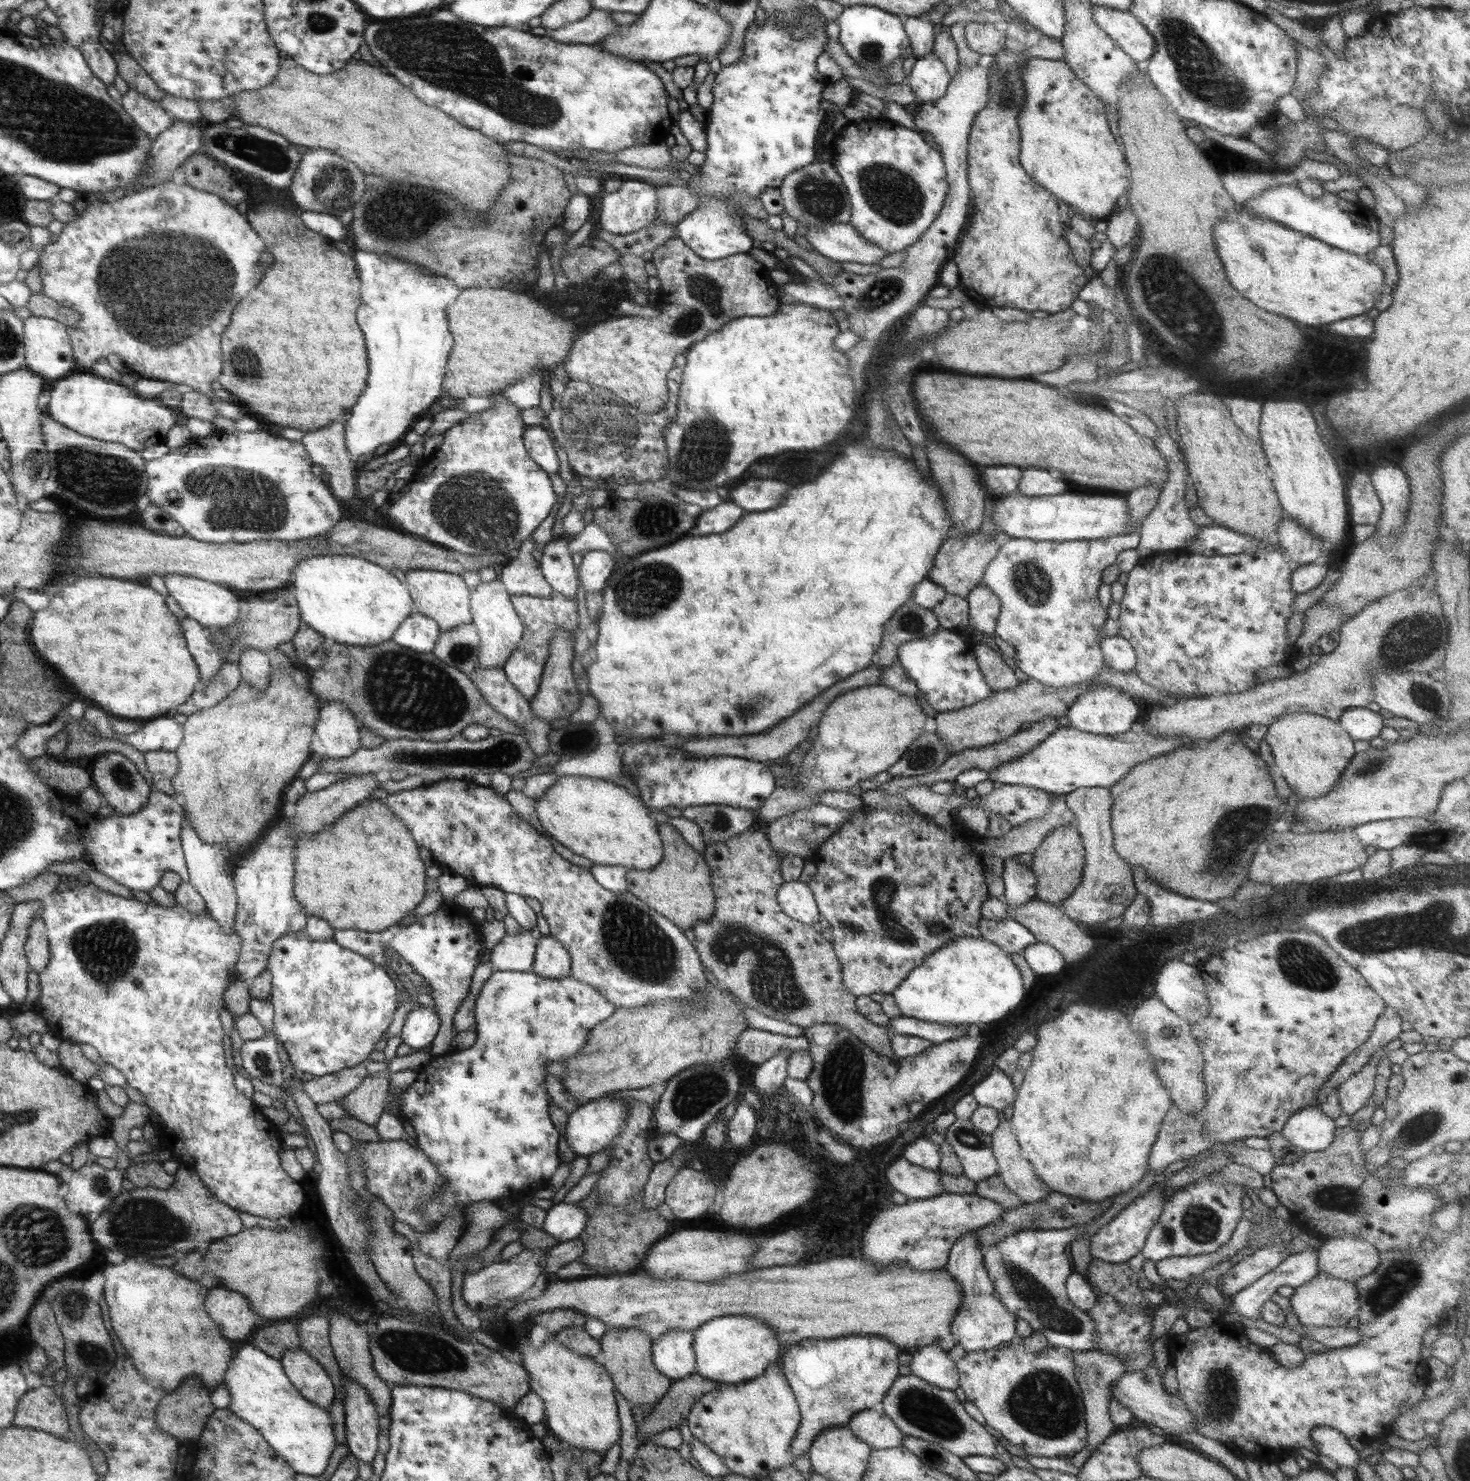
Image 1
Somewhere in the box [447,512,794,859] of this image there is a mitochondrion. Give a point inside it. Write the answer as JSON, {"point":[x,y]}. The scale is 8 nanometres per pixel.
{"point":[645,589]}

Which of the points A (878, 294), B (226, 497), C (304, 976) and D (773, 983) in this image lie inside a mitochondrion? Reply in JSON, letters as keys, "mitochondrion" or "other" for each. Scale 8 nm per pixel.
{"A":"mitochondrion","B":"mitochondrion","C":"other","D":"mitochondrion"}

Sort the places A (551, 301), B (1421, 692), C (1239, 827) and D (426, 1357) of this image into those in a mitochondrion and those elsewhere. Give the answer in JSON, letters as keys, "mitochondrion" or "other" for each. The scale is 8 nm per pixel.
{"A":"other","B":"mitochondrion","C":"mitochondrion","D":"mitochondrion"}

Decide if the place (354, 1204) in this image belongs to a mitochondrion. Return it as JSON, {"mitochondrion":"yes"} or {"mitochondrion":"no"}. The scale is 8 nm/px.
{"mitochondrion":"yes"}

